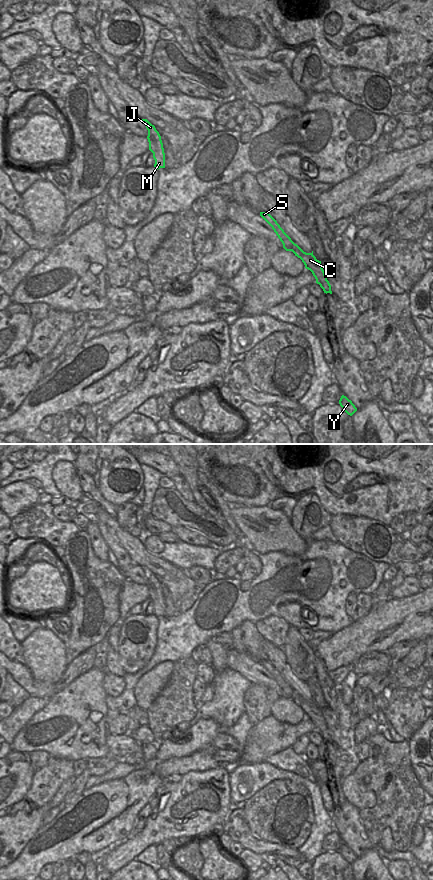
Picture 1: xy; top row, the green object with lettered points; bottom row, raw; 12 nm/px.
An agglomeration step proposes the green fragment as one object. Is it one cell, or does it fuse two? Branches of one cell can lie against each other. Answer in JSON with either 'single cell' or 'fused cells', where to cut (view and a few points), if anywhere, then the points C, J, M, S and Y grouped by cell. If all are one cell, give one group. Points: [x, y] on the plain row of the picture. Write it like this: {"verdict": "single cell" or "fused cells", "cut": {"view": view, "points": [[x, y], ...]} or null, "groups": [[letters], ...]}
{"verdict": "fused cells", "cut": {"view": "xy", "points": [[148, 580], [161, 591]]}, "groups": [["C", "J", "S", "Y"], ["M"]]}

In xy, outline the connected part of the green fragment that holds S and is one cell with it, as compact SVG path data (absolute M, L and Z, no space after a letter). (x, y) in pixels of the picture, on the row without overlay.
M268 659L260 660L260 664L272 675L282 690L283 696L286 699L292 699L295 704L302 708L305 716L312 720L313 724L316 727L316 731L320 733L324 741L332 742L331 733L327 728L325 720L321 714L321 709L316 707L316 705L313 703L313 699L311 701L304 700L297 692L291 688L291 686L284 680L277 669L268 661Z

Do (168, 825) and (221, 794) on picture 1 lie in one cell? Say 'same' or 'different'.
same

